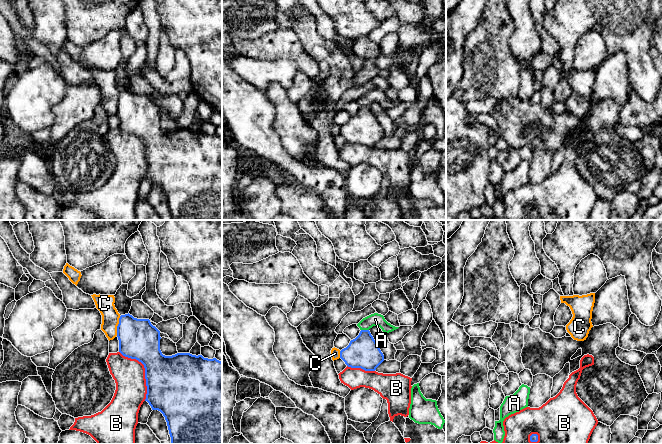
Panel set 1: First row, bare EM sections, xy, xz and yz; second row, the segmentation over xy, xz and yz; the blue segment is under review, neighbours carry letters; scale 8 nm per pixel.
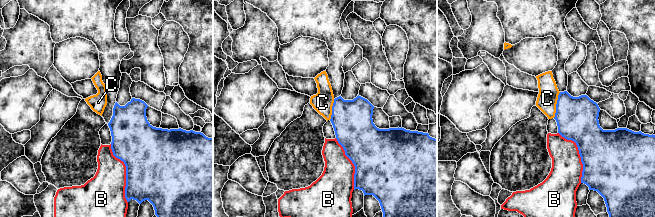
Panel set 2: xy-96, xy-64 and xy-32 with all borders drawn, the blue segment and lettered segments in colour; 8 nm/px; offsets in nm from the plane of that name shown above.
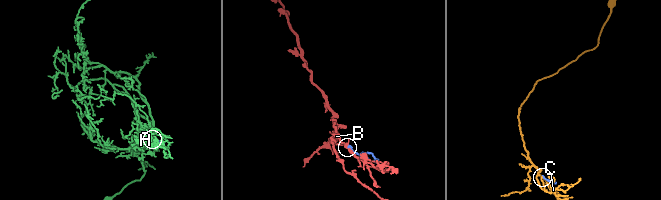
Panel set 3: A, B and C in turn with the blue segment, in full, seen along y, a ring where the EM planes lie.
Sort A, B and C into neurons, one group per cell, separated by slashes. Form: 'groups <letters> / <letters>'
groups A / B / C

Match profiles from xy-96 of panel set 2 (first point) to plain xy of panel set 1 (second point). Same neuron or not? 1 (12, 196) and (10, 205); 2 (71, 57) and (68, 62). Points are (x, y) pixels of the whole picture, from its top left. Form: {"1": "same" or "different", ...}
{"1": "different", "2": "different"}

